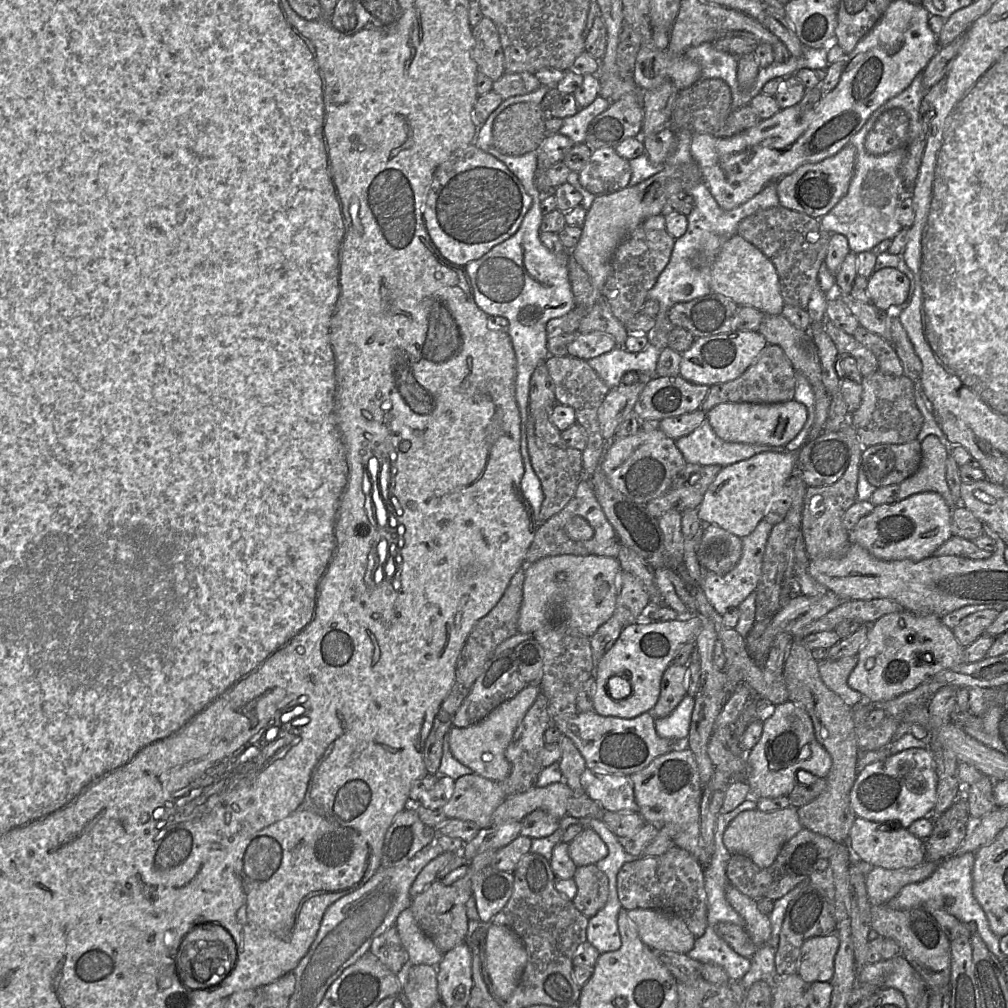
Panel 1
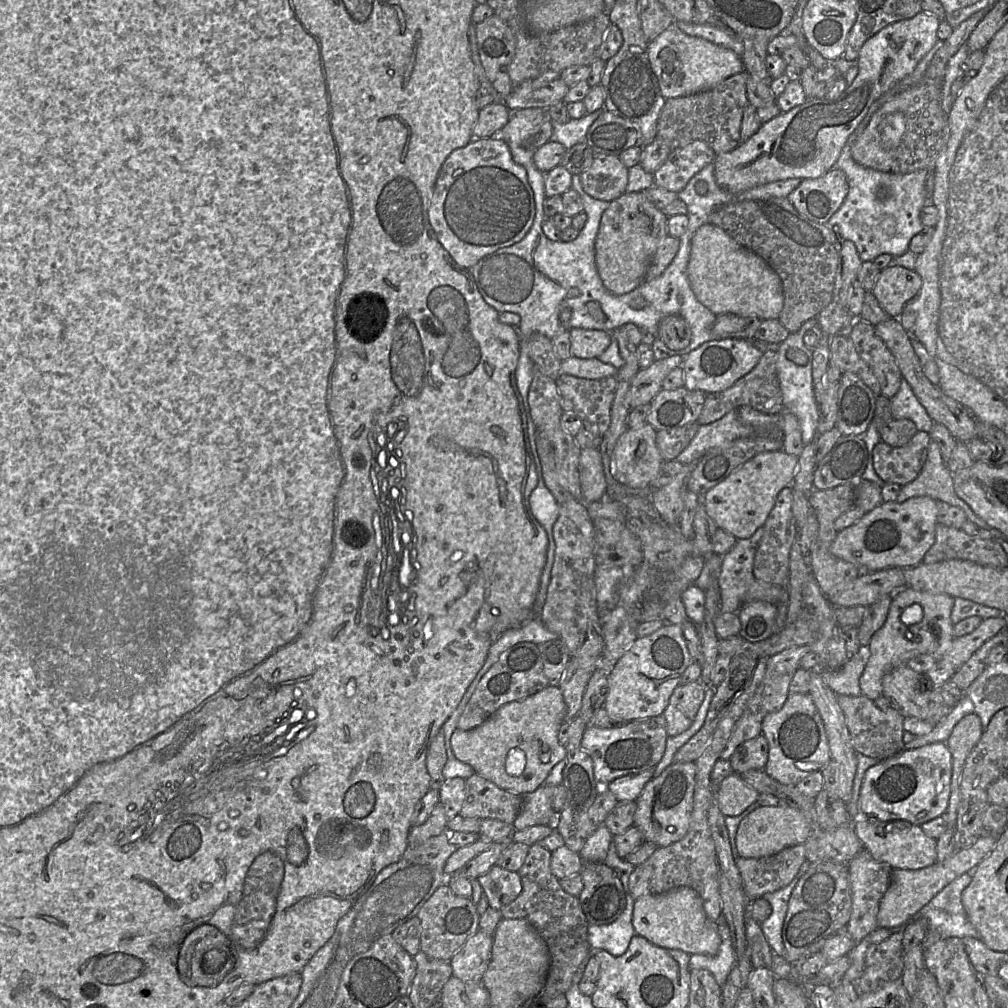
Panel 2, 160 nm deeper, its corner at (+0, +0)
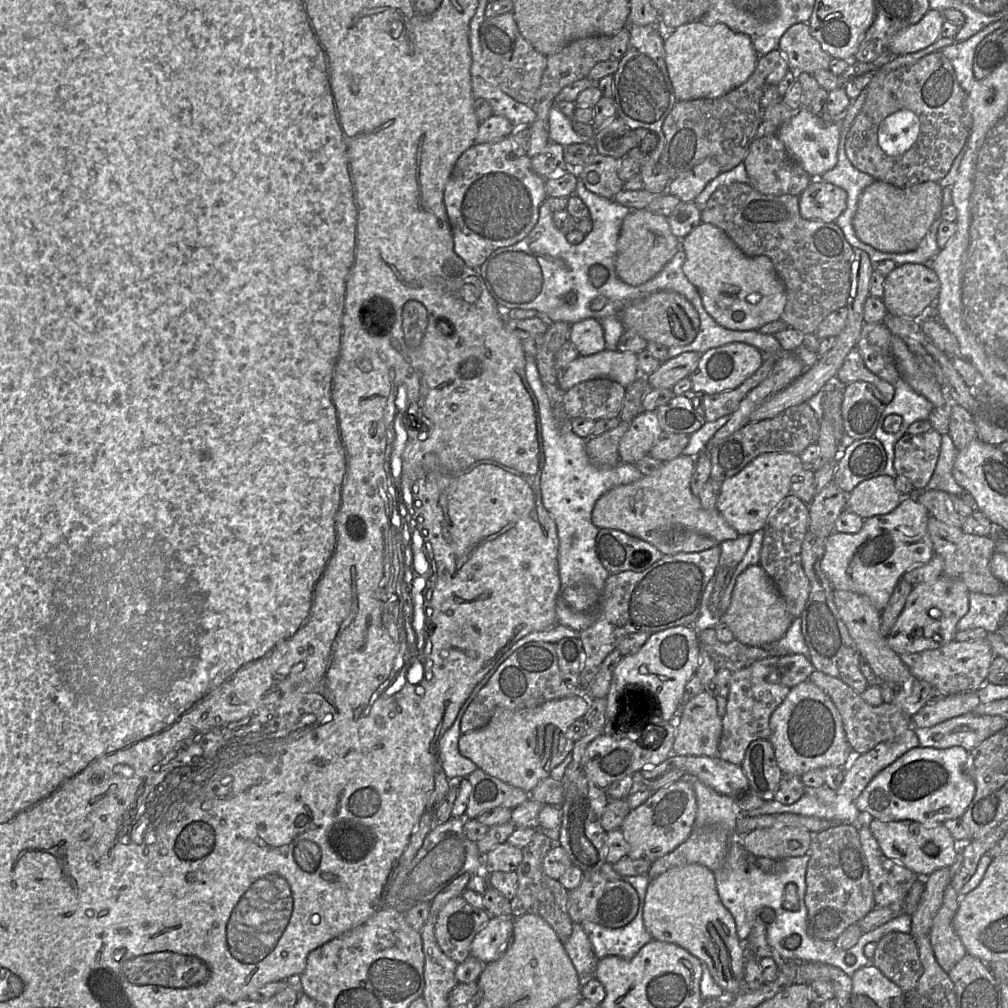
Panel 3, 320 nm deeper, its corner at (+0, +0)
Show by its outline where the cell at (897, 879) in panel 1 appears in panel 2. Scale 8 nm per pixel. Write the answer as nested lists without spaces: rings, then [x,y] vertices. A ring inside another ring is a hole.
[[[981,835],[970,847],[956,851],[944,861],[921,869],[893,869],[888,889],[880,900],[877,924],[880,928],[900,928],[912,918],[945,886],[976,867],[994,848],[996,839]]]

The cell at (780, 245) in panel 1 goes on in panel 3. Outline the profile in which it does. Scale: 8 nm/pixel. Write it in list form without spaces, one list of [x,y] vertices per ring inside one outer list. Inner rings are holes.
[[[735,182],[718,188],[701,211],[701,221],[723,230],[747,256],[767,256],[782,279],[786,304],[780,320],[803,334],[815,333],[823,319],[833,311],[846,307],[851,288],[853,250],[839,226],[804,219],[800,214],[799,197],[794,195],[765,195],[750,184]]]

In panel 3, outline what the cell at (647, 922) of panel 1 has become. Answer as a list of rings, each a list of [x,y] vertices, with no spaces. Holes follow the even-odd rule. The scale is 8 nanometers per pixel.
[[[700,864],[674,867],[651,879],[644,900],[643,922],[652,939],[681,946],[706,964],[726,995],[745,990],[746,949],[736,932],[735,920],[722,904],[714,872]]]

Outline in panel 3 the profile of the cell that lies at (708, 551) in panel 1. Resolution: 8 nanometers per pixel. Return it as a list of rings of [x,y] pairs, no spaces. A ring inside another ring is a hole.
[[[680,455],[671,461],[665,462],[651,475],[626,485],[617,486],[602,495],[592,511],[591,521],[598,529],[615,529],[628,535],[644,540],[665,556],[680,552],[693,553],[719,546],[723,541],[734,540],[739,537],[723,516],[715,509],[705,510],[698,496],[690,488],[690,480],[695,467],[696,458]]]

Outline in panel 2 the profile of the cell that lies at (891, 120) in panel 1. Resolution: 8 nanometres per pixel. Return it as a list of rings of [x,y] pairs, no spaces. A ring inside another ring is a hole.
[[[992,7],[982,9],[955,27],[934,54],[920,81],[897,93],[876,110],[852,145],[851,154],[856,163],[894,174],[934,170],[936,161],[945,149],[950,136],[948,115],[942,107],[942,88],[948,61],[962,44],[967,43],[977,24],[991,9]]]

